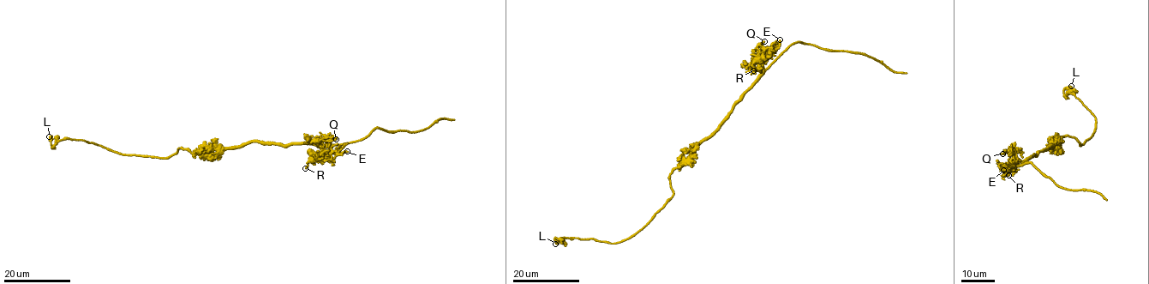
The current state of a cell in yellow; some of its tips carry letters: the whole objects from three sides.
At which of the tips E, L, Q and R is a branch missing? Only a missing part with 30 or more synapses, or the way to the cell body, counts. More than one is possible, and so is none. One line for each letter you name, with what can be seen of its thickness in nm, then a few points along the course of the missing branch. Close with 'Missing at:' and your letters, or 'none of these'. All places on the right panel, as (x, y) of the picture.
Missing at: none of these

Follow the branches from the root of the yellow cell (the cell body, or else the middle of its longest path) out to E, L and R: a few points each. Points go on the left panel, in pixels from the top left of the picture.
E: (252, 142), (290, 145), (305, 143), (339, 154), (347, 151)
L: (252, 142), (193, 153), (181, 147), (164, 158), (119, 154), (80, 140), (62, 139), (51, 145), (49, 136)
R: (252, 142), (317, 145), (321, 148), (319, 156), (310, 159), (305, 168)

